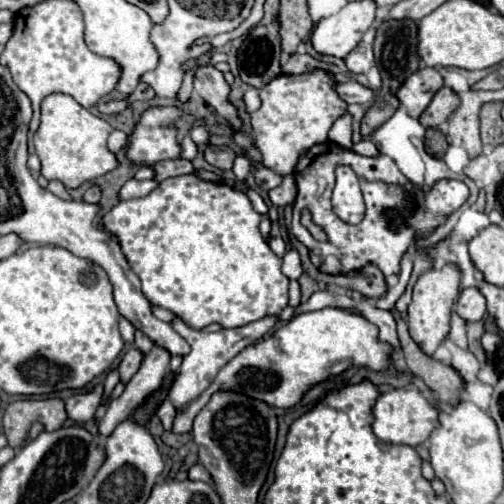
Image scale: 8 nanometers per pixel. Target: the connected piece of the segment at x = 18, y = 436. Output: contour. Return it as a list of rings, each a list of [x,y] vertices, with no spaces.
[[[25,398],[7,406],[3,416],[3,432],[9,444],[19,450],[25,444],[27,430],[33,422],[41,422],[45,430],[51,432],[57,430],[65,420],[65,402],[61,398]]]

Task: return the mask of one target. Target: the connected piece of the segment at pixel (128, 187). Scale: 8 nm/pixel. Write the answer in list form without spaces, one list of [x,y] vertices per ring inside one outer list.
[[[131,178],[129,182],[125,182],[125,186],[121,186],[119,200],[131,200],[131,198],[147,196],[155,186],[157,186],[155,180],[143,180],[143,182],[139,182],[139,180]]]

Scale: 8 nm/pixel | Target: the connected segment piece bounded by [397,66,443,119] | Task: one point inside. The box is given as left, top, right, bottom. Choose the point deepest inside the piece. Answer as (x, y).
(416, 93)

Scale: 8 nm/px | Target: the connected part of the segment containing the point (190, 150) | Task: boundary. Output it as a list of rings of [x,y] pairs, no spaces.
[[[186,135],[181,142],[180,157],[192,161],[199,153],[197,145],[192,141],[189,135]]]

